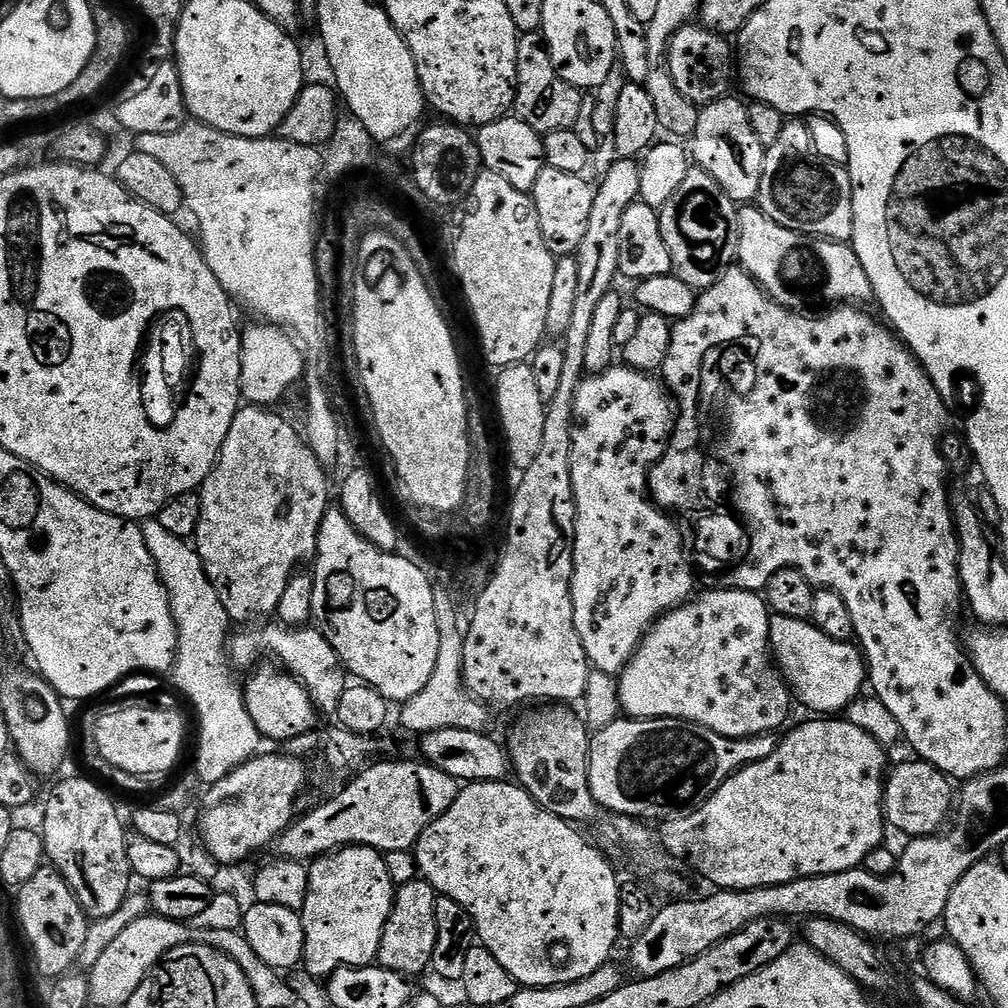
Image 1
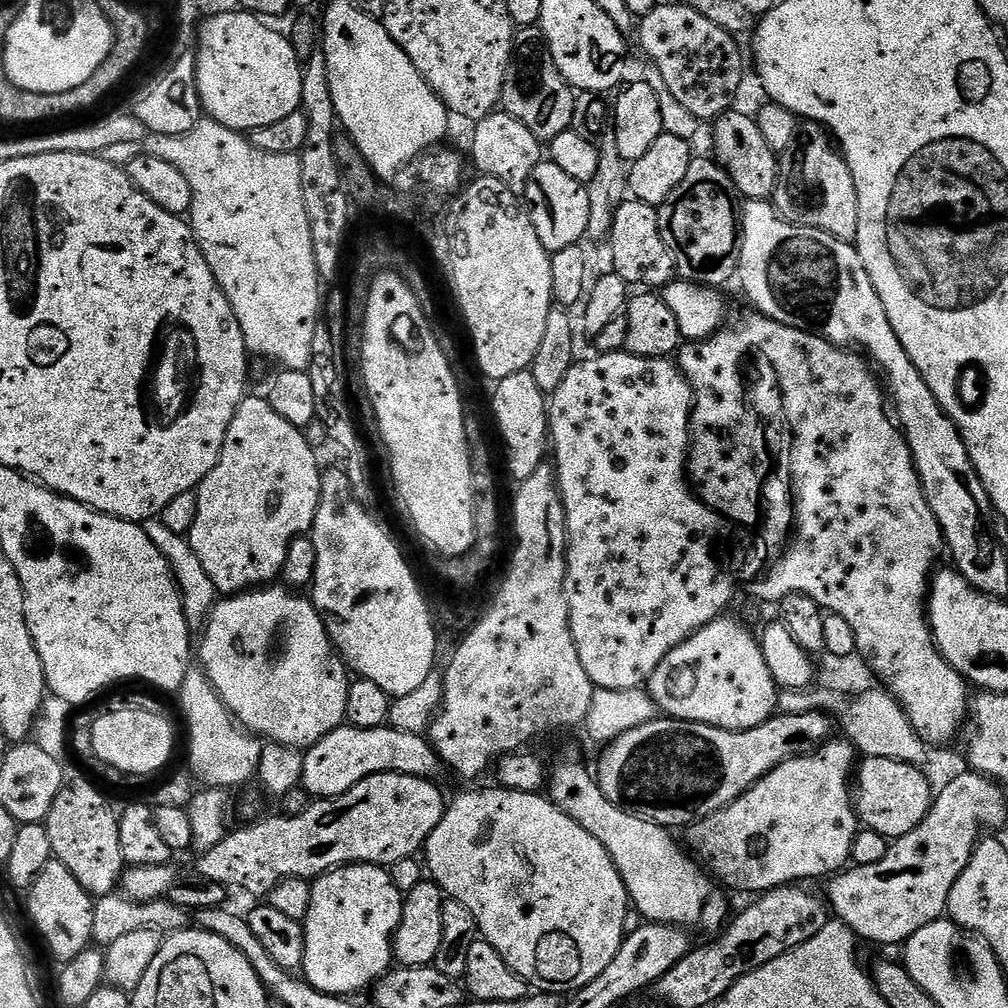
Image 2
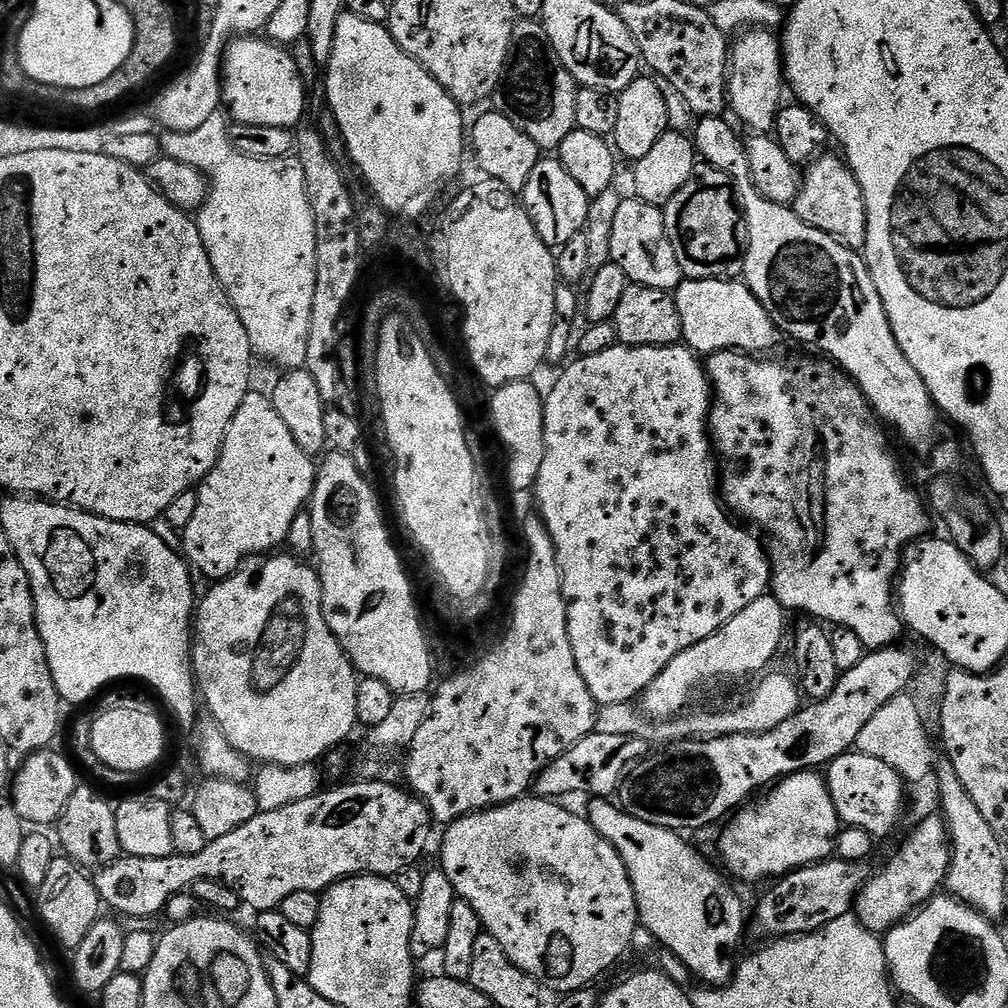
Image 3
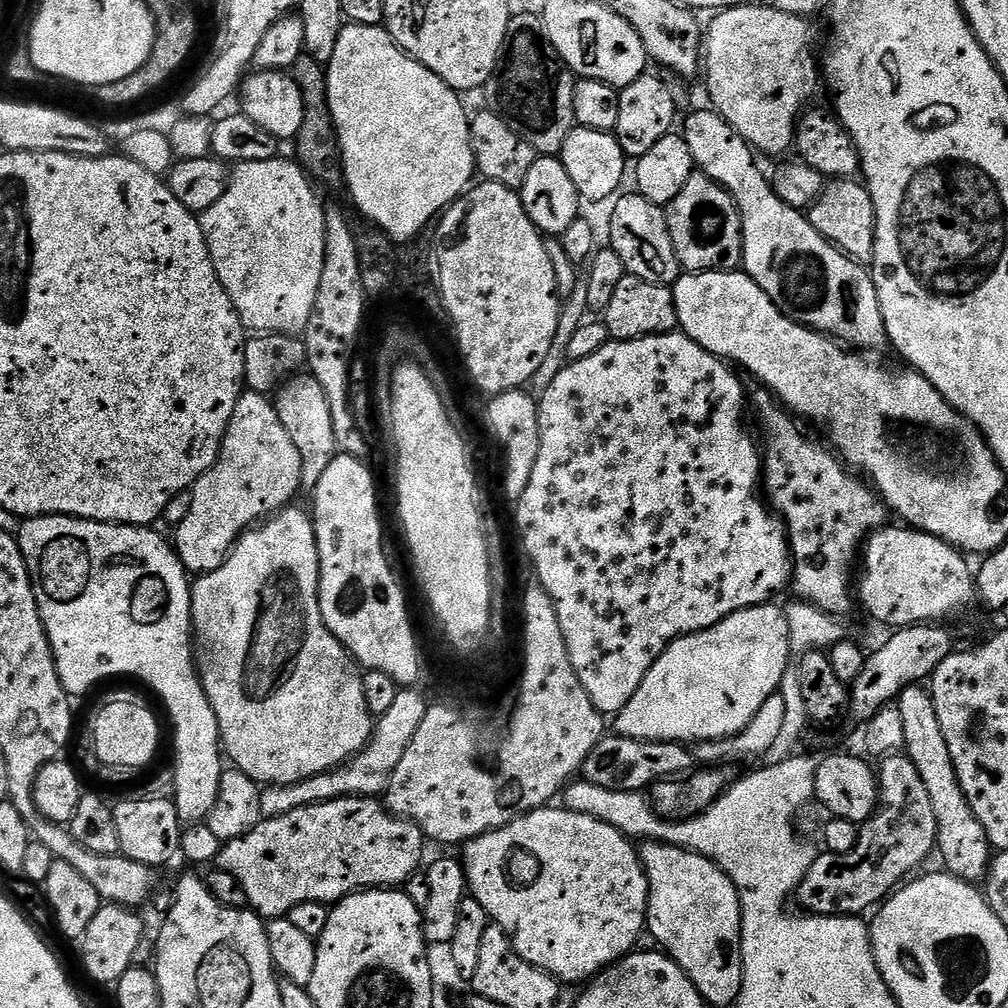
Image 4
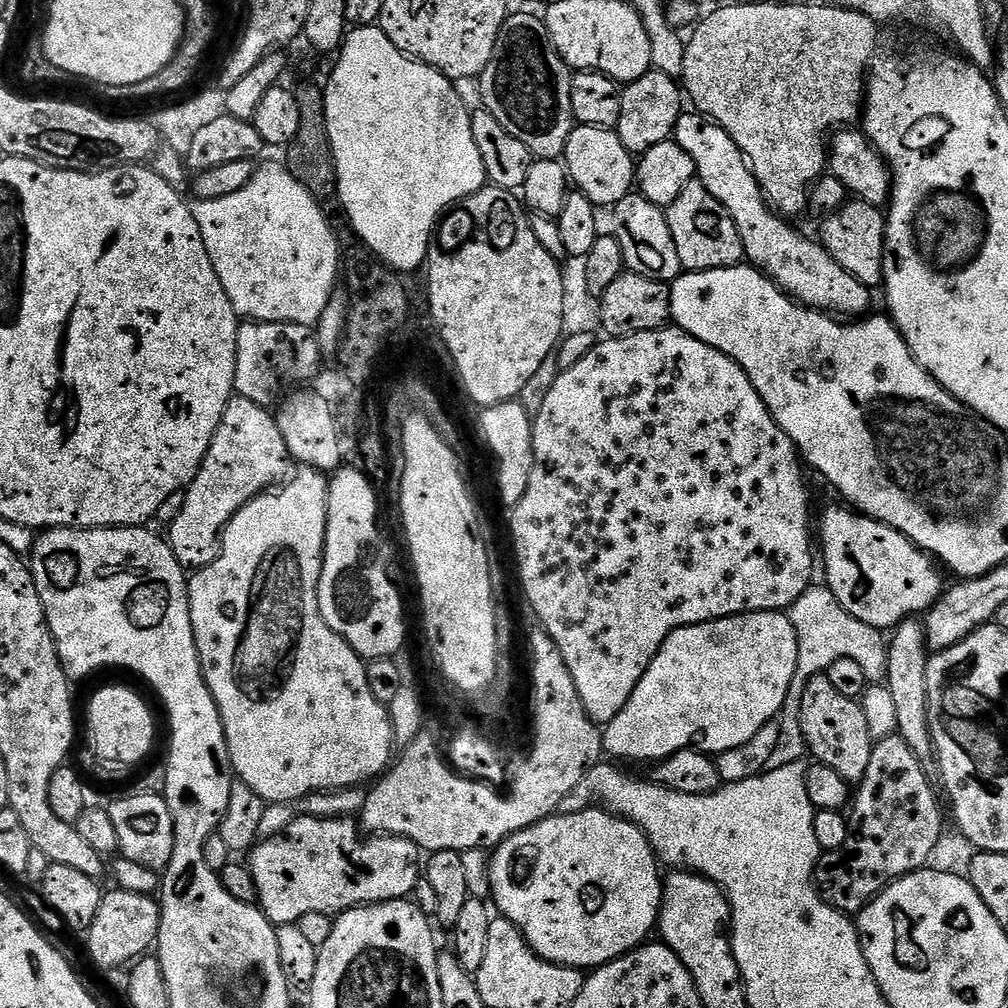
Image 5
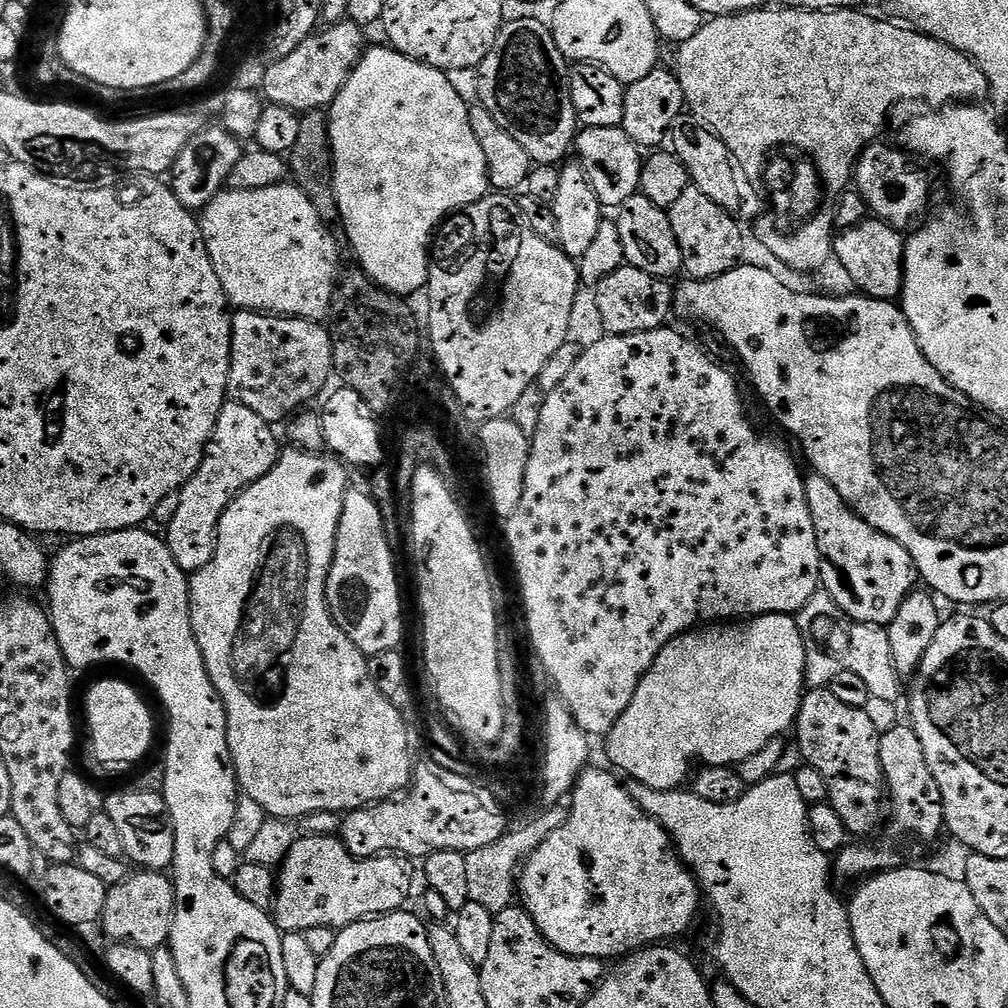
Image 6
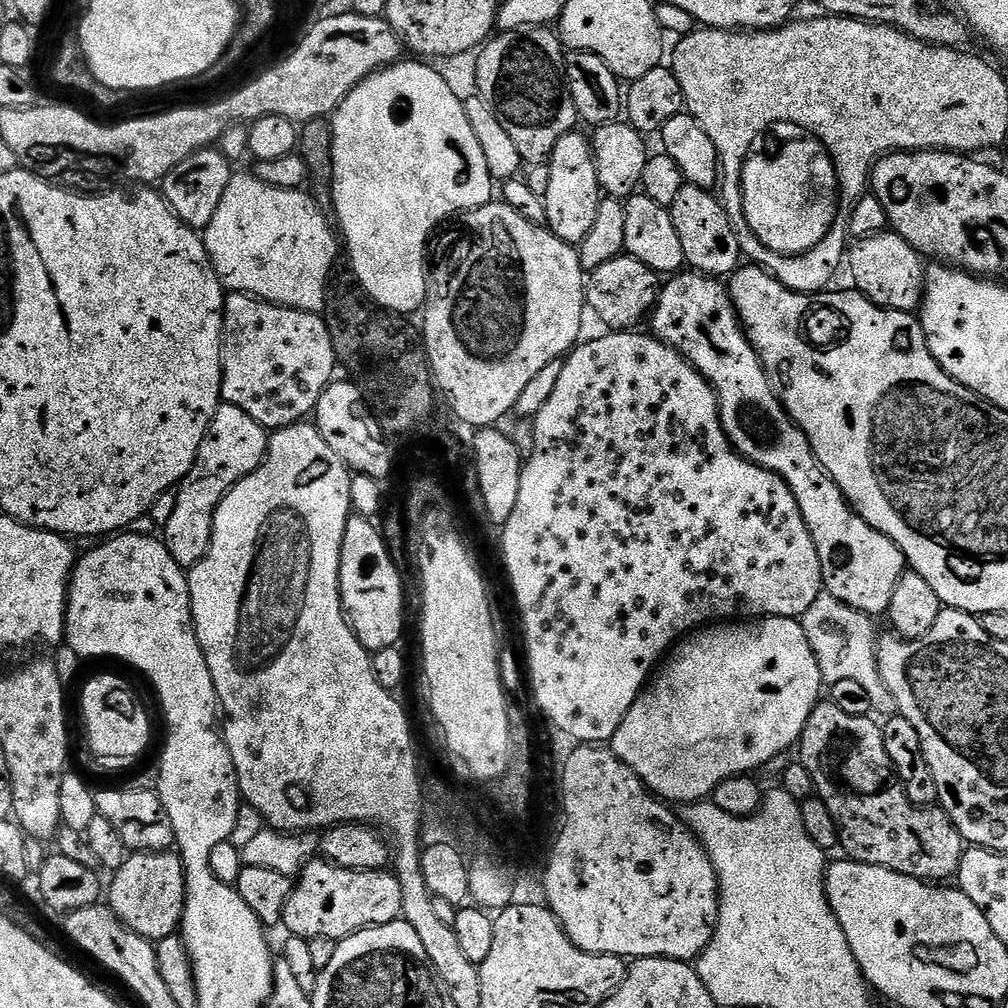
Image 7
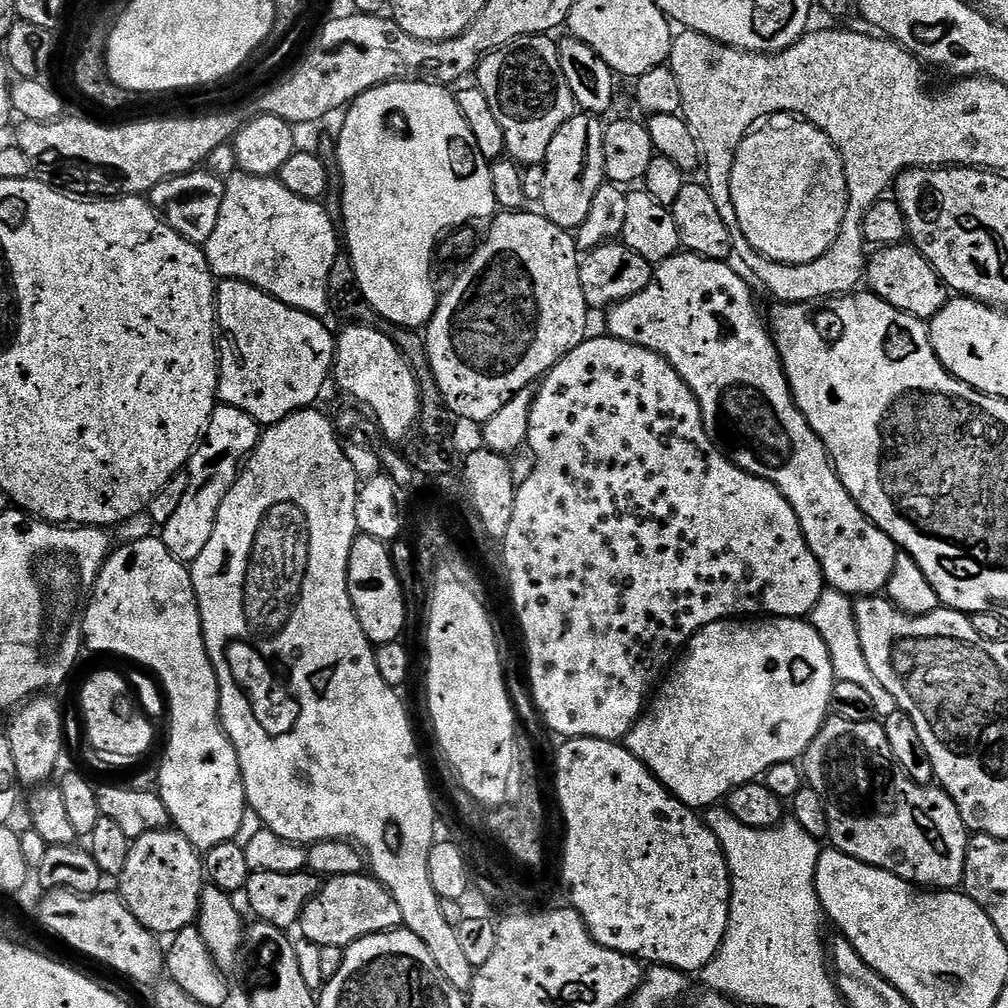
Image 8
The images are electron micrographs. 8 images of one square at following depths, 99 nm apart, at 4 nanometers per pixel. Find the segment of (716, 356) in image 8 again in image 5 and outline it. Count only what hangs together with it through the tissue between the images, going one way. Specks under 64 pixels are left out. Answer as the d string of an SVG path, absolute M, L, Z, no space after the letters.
M844 508L826 509L820 528L818 524L818 540L824 543L826 586L834 598L858 622L881 630L895 629L902 621L927 613L946 587L937 561L898 530Z

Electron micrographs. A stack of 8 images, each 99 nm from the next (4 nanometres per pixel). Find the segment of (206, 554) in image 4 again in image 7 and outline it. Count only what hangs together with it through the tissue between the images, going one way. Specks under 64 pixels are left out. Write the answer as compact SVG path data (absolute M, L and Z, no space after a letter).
M221 403L202 438L194 466L178 485L174 514L170 514L170 522L162 528L164 544L170 550L174 562L178 562L181 568L193 568L208 552L212 541L214 514L222 498L238 481L258 470L268 455L269 439L269 429L254 422L246 410L233 404Z

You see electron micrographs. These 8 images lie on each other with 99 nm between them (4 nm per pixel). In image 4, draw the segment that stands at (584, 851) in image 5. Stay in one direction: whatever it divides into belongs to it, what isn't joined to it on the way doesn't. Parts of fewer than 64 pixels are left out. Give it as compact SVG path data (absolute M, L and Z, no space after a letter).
M545 806L511 820L493 832L475 836L463 845L462 863L464 874L468 879L468 890L478 902L482 902L482 910L486 910L489 921L498 926L510 938L514 950L523 960L530 962L530 966L538 966L538 970L549 972L555 980L565 985L576 984L579 980L591 981L600 975L609 964L614 964L627 956L637 947L640 935L645 935L648 922L648 879L644 873L644 863L640 860L637 845L629 837L620 833L617 828L606 822L598 822L598 818L590 818L586 814L567 812L562 806Z

